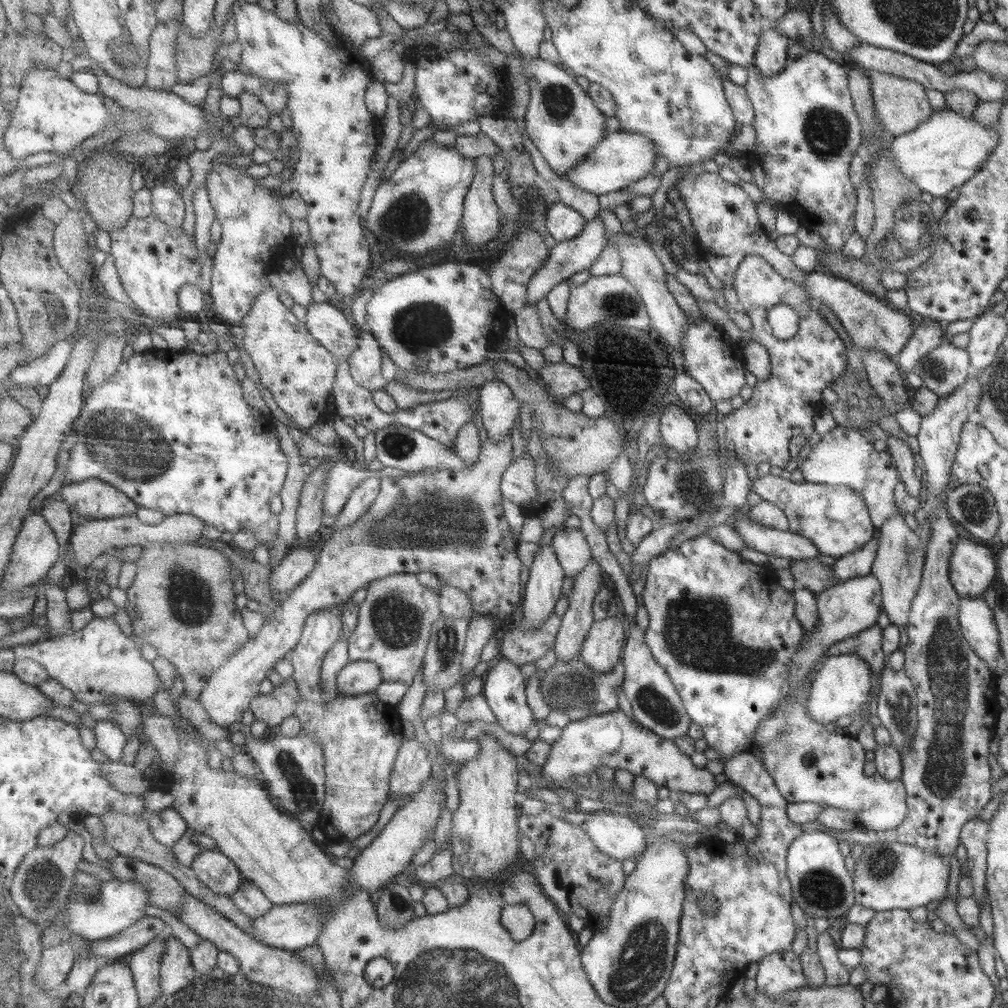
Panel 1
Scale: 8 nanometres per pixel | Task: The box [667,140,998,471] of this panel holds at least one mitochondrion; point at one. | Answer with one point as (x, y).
(931, 367)

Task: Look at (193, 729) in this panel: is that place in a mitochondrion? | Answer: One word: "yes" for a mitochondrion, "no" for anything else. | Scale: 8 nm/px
no

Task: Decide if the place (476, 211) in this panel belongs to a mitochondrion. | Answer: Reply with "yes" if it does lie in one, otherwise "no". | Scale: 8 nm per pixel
no

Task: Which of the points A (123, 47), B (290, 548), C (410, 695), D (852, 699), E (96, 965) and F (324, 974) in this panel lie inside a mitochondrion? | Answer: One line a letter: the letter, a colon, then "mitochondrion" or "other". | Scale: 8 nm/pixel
A: mitochondrion
B: other
C: other
D: other
E: other
F: other

